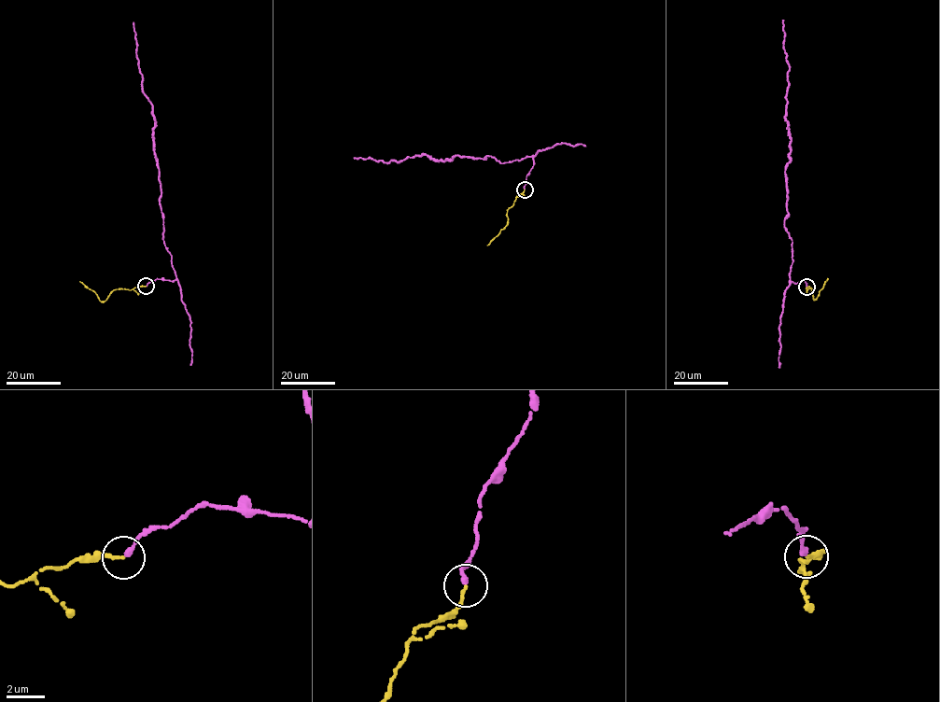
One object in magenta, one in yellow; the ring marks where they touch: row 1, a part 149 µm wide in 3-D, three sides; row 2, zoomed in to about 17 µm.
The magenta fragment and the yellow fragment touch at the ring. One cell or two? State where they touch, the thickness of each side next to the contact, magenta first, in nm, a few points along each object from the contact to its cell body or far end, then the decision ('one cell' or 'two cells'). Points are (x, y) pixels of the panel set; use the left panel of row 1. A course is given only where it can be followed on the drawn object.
place (146, 286); calibres 280 and 170 nm; course magenta (147, 286), (157, 279), (175, 280), (176, 275), (163, 241), (153, 105), (142, 87), (133, 22); course yellow (146, 286), (131, 290), (116, 289), (102, 302), (79, 281); one cell

